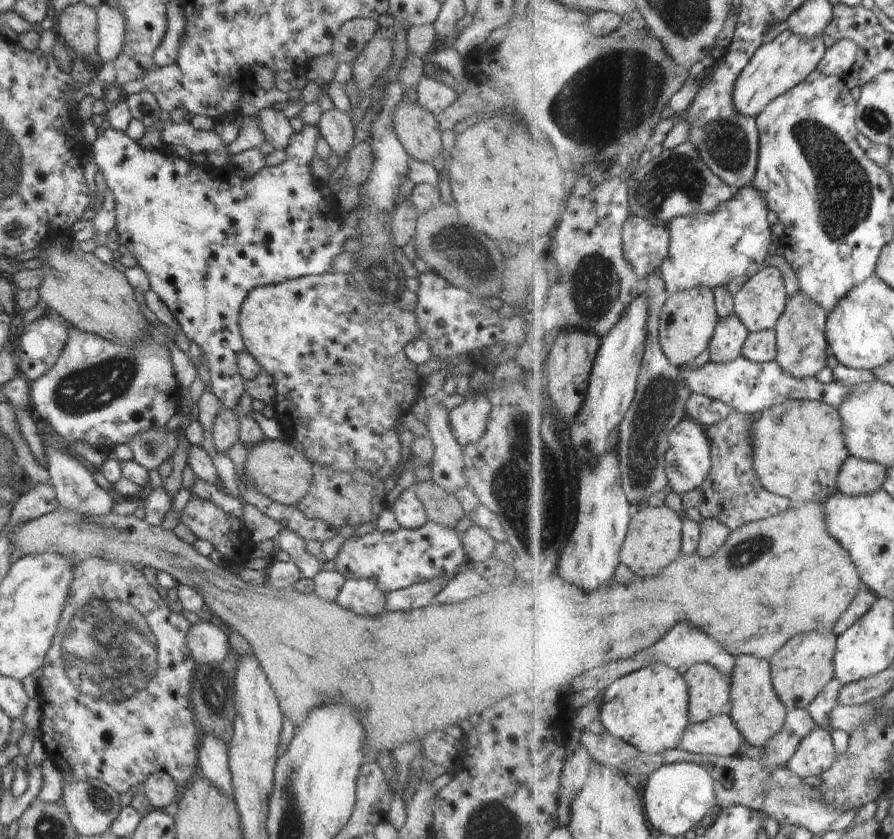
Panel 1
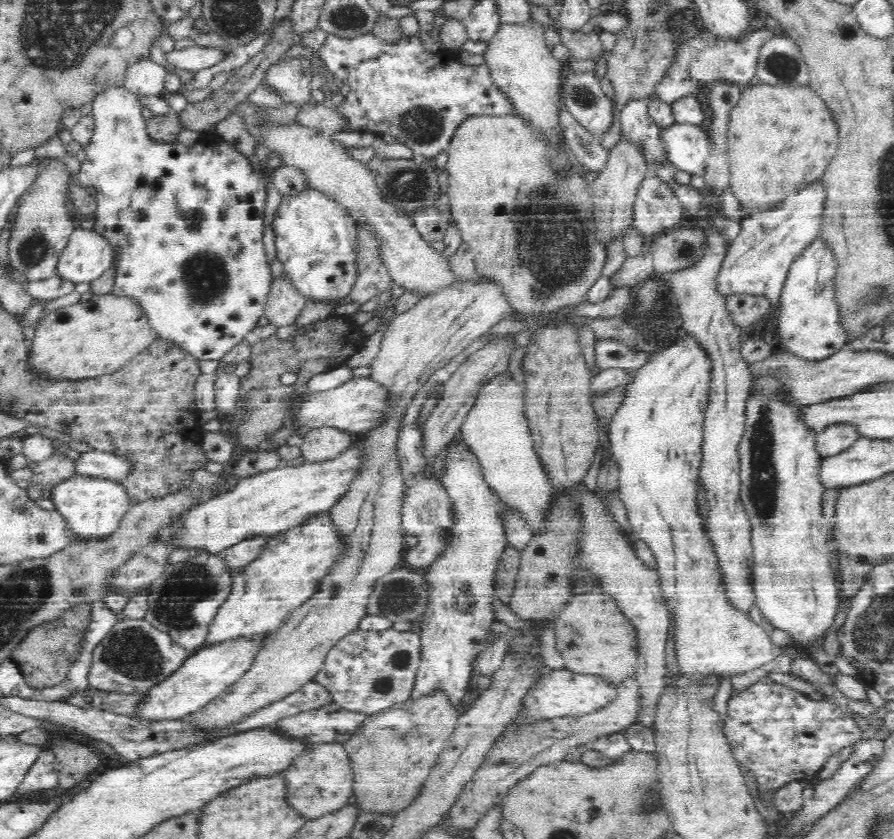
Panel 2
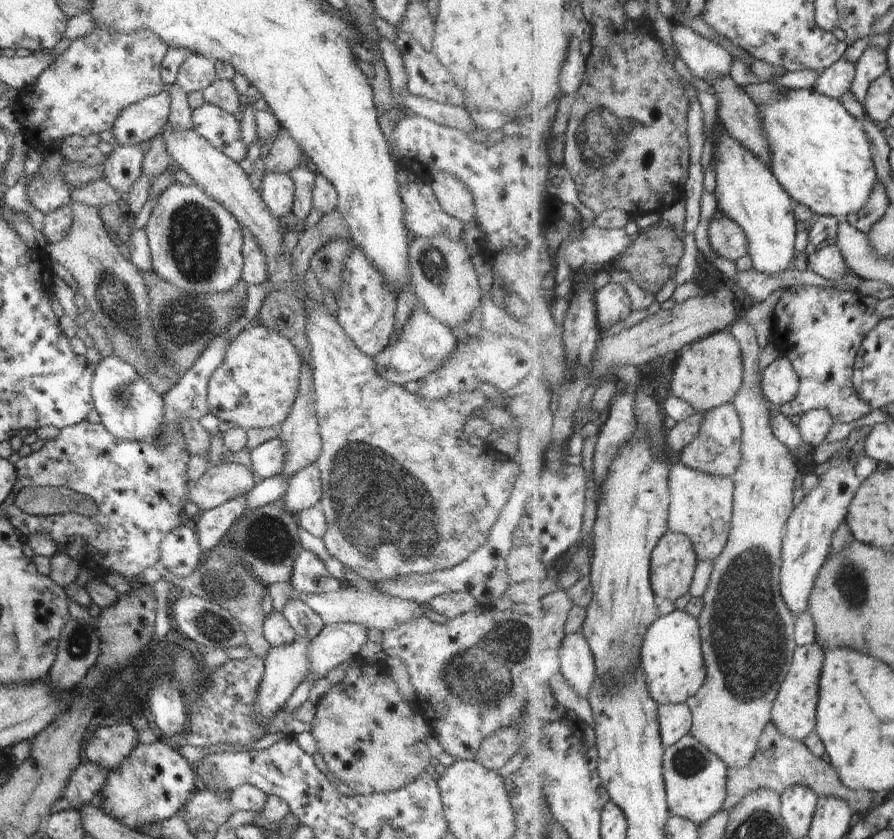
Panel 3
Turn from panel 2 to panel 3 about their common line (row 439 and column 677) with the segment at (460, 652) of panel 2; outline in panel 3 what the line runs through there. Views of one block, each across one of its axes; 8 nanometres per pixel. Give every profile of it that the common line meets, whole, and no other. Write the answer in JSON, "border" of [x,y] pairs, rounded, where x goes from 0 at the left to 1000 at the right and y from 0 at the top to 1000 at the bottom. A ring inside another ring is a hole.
{"border":[[[822,480],[809,482],[799,489],[789,491],[786,513],[783,514],[779,524],[756,545],[756,548],[783,563],[821,571],[828,553],[831,552],[831,517],[831,501]]]}

